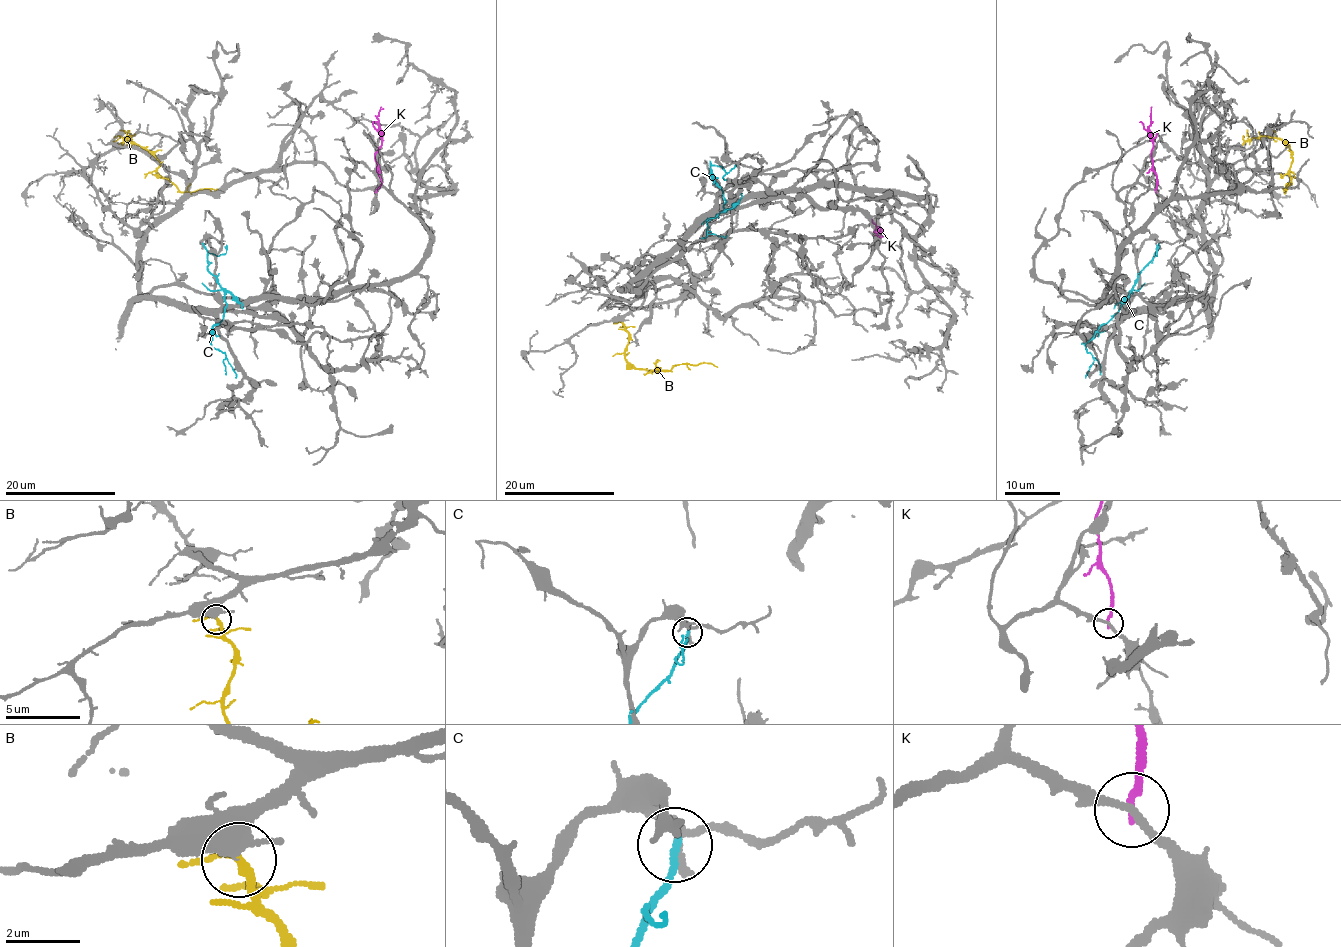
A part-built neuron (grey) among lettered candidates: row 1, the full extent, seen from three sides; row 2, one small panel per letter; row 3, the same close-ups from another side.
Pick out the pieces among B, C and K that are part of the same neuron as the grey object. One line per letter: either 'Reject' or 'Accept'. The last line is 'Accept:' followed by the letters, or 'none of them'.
B: Accept
C: Reject
K: Reject
Accept: B

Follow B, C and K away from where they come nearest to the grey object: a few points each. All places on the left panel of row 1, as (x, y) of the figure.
B: (123, 143), (128, 138), (137, 146), (145, 147), (160, 164), (157, 172), (181, 191), (218, 189)
C: (203, 244), (207, 268), (224, 292), (226, 303), (224, 317), (213, 328), (211, 344), (226, 358), (235, 377)
K: (377, 190), (381, 179), (375, 160), (375, 151), (381, 144), (377, 115), (383, 109)

